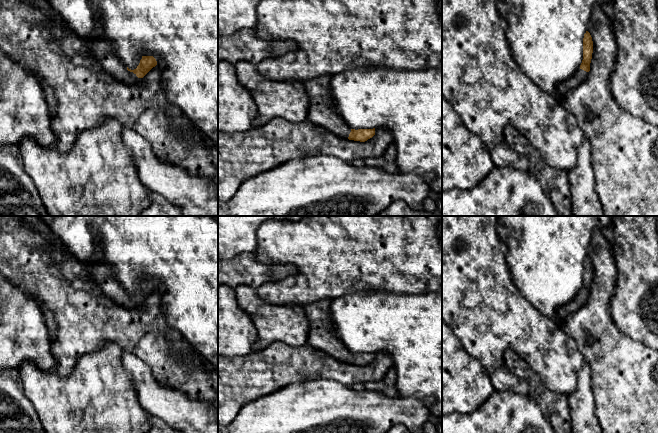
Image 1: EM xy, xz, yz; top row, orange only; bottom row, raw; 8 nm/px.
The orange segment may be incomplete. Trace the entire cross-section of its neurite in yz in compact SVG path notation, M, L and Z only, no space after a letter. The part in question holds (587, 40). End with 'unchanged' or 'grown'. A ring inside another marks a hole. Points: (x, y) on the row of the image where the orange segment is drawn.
M586 31L583 38L582 63L572 78L570 78L567 81L561 82L557 85L555 94L556 98L560 99L560 97L564 95L568 90L578 86L587 77L588 72L590 71L592 53L593 53L592 37L590 33Z; grown

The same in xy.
M91 40L88 46L89 52L99 62L104 71L115 80L124 84L136 83L157 65L157 61L153 56L142 56L137 68L131 70L116 56L112 42L106 40Z; grown

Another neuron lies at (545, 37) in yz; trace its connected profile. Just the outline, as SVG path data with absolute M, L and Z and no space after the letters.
M498 0L497 9L508 23L506 39L519 68L544 92L555 96L559 83L569 80L583 60L583 38L594 5L609 0Z

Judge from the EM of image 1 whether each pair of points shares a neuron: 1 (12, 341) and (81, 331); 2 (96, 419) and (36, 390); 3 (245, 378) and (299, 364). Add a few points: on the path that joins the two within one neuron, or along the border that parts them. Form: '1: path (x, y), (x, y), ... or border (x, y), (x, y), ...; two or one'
1: border (50, 341), (50, 353), (56, 364); two
2: path (81, 414), (51, 395); one
3: path (258, 374), (270, 370), (279, 364), (286, 364); one

